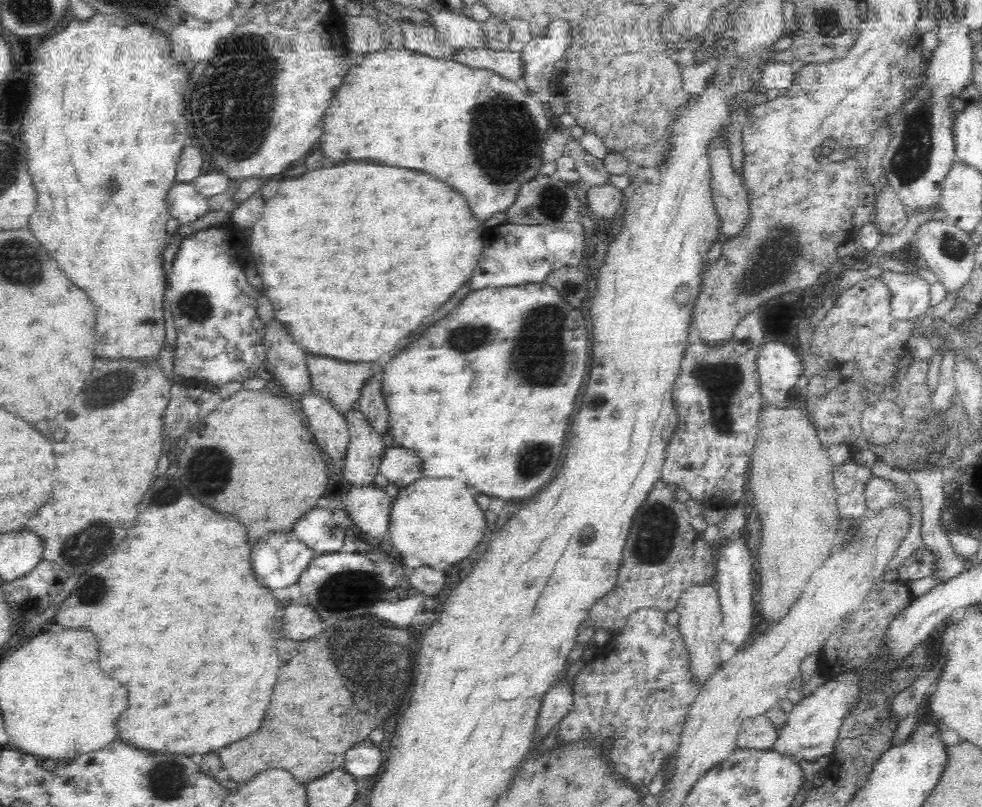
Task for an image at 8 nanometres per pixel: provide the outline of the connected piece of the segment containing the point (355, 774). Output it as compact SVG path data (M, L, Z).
M362 742L358 744L358 748L346 752L343 770L357 782L380 773L383 766L382 754L377 745L372 742Z

